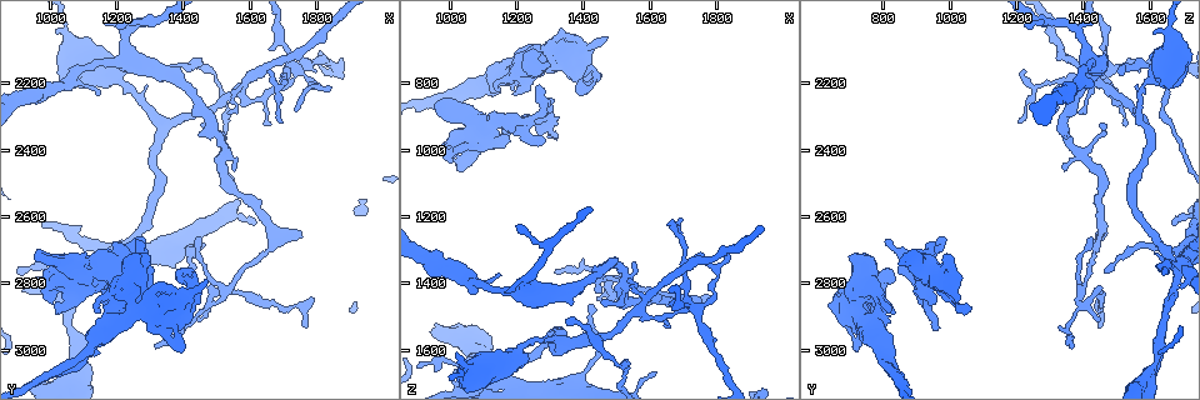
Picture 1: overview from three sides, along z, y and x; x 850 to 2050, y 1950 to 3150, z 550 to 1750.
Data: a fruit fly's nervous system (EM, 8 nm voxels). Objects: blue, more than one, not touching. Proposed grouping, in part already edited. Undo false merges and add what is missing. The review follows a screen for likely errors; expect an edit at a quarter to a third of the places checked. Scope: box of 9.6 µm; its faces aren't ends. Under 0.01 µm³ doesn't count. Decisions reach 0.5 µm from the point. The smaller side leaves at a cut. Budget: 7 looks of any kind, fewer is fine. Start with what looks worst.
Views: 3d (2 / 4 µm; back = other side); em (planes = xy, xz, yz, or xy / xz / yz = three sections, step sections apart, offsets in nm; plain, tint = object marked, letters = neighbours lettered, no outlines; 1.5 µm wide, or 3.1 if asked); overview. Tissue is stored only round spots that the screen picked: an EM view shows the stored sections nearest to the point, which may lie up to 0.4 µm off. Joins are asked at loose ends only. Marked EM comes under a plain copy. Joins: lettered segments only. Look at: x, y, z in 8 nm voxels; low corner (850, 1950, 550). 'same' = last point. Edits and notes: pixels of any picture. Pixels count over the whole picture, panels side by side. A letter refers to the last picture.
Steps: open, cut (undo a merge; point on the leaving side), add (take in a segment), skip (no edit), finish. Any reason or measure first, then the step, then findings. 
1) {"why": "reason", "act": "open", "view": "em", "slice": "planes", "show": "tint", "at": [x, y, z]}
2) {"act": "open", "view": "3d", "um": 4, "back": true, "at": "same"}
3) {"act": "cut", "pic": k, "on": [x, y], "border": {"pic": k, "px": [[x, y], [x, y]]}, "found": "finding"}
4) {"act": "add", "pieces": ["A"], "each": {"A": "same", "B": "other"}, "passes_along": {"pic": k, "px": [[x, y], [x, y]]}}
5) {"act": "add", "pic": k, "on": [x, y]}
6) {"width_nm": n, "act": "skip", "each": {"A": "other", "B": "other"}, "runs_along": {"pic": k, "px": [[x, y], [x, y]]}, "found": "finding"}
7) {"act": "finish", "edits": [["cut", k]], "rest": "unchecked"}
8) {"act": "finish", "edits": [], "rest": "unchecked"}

{"why": "free end", "act": "open", "view": "em", "slice": "planes", "show": "letters", "at": [1290, 2700, 740]}

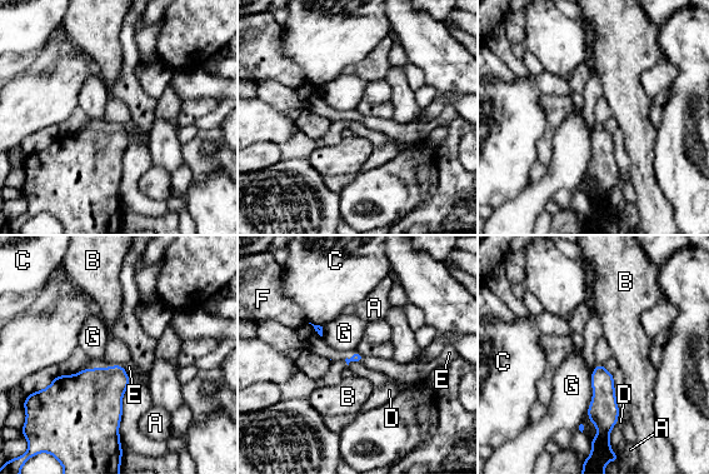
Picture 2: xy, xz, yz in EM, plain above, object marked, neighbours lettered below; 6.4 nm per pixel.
{"act": "skip", "each": {"A": "other", "B": "other", "C": "other", "D": "other", "E": "other", "F": "other", "G": "other"}, "border": {"pic": 2, "px": [[592, 374], [592, 402], [587, 410]]}, "found": "no lettered segment goes on from it"}

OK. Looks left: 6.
{"why": "an open end", "act": "open", "view": "em", "slice": "planes", "show": "tint", "at": [960, 2710, 880]}

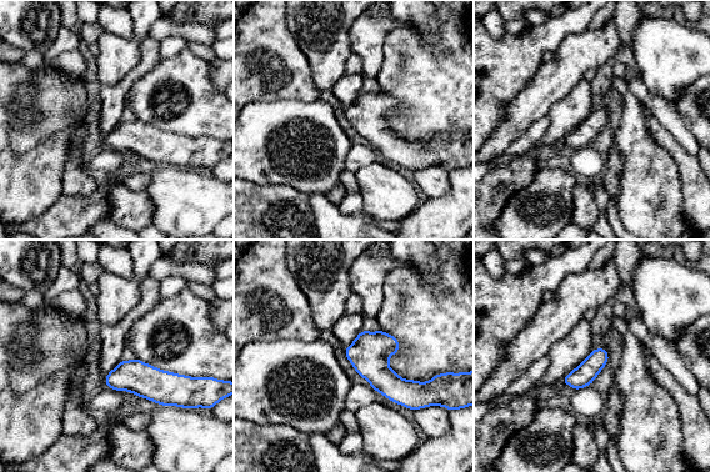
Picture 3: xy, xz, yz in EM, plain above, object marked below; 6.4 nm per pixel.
{"why": "what lies round it", "act": "open", "view": "em", "slice": "planes", "show": "letters", "at": "same"}

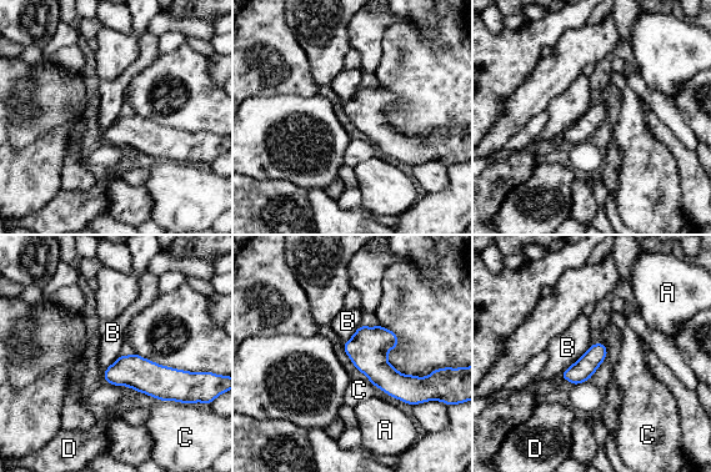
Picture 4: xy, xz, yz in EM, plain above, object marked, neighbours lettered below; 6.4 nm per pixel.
{"longest_contact_nm": ["B", 300], "act": "skip", "each": {"A": "other", "B": "other", "C": "other", "D": "other"}, "border": {"pic": 4, "px": [[591, 345], [560, 377]]}, "found": "none of them fits"}

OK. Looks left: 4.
{"why": "branch stops here", "act": "open", "view": "em", "slice": "yz", "step": 4, "show": "letters", "at": [1400, 3000, 720]}

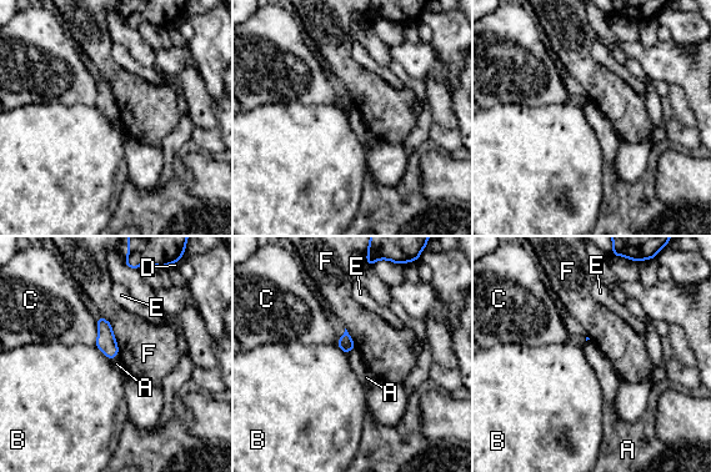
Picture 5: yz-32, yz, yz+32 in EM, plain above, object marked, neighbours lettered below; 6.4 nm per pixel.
{"longest_contact_nm": ["F", 280], "act": "skip", "each": {"A": "other", "B": "other", "C": "other", "D": "other", "E": "other", "F": "other"}, "border": {"pic": 5, "px": [[355, 347], [346, 354]]}, "found": "no lettered segment goes on from it"}

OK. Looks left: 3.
{"act": "finish", "edits": [], "rest": "unchecked"}

